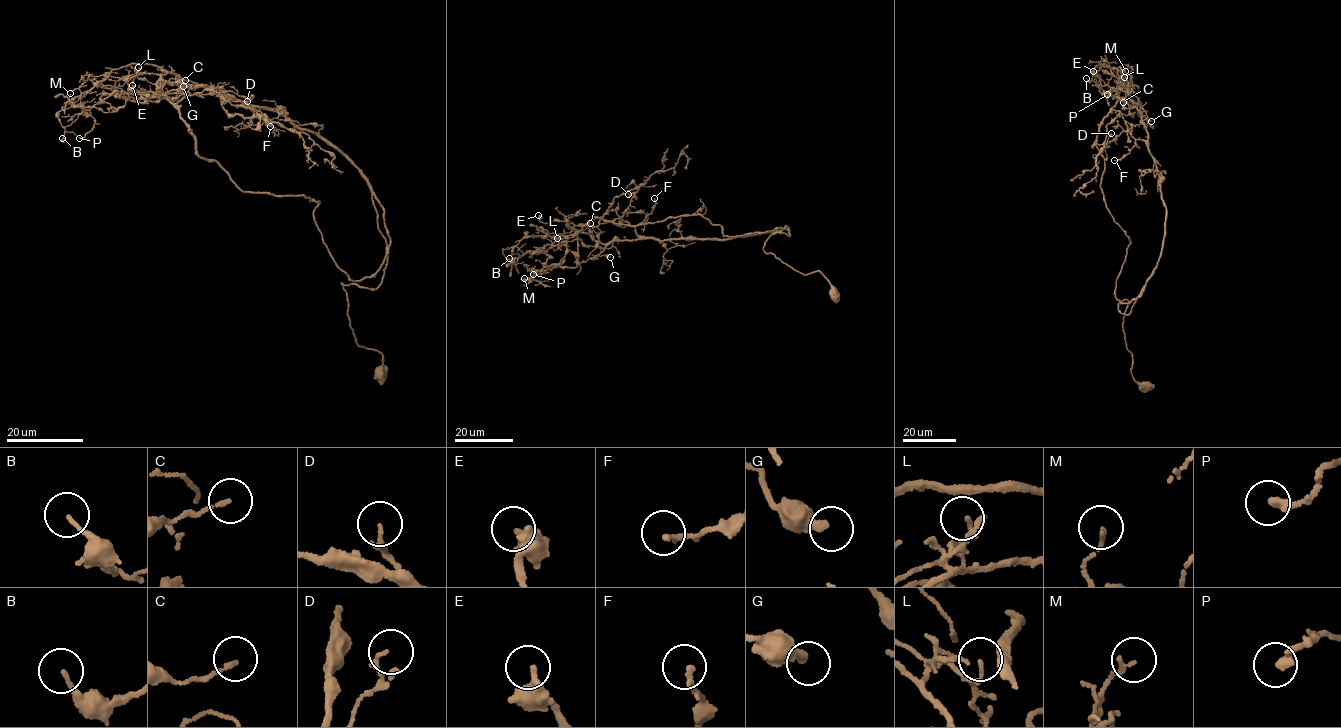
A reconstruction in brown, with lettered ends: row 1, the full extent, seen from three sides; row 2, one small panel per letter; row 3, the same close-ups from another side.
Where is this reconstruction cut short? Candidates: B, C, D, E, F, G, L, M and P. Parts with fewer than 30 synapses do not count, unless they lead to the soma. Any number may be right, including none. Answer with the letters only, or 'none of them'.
none of them

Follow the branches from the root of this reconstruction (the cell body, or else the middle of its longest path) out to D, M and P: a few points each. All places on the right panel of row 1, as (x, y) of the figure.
D: (1146, 385), (1118, 305), (1129, 313), (1156, 266), (1166, 210), (1146, 142), (1111, 133)
M: (1146, 385), (1131, 373), (1128, 301), (1118, 305), (1129, 313), (1156, 266), (1166, 210), (1125, 71)
P: (1146, 385), (1118, 305), (1129, 313), (1156, 266), (1166, 210), (1139, 100), (1107, 94)

